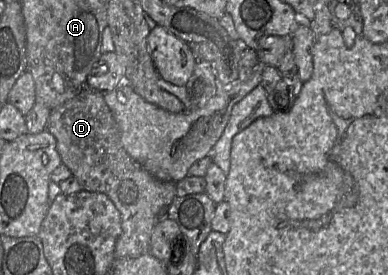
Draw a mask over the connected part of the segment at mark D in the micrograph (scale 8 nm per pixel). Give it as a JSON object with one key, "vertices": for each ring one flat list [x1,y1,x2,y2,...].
{"vertices":[[85,88,72,99,50,110,45,130,55,138,61,163,70,170,81,186,81,190,106,195,120,213,121,234,115,244,115,258,137,258,149,253,153,229,159,220,167,217,167,209,177,197,176,184,156,179,129,157,121,144,118,125,104,101,104,95]]}

